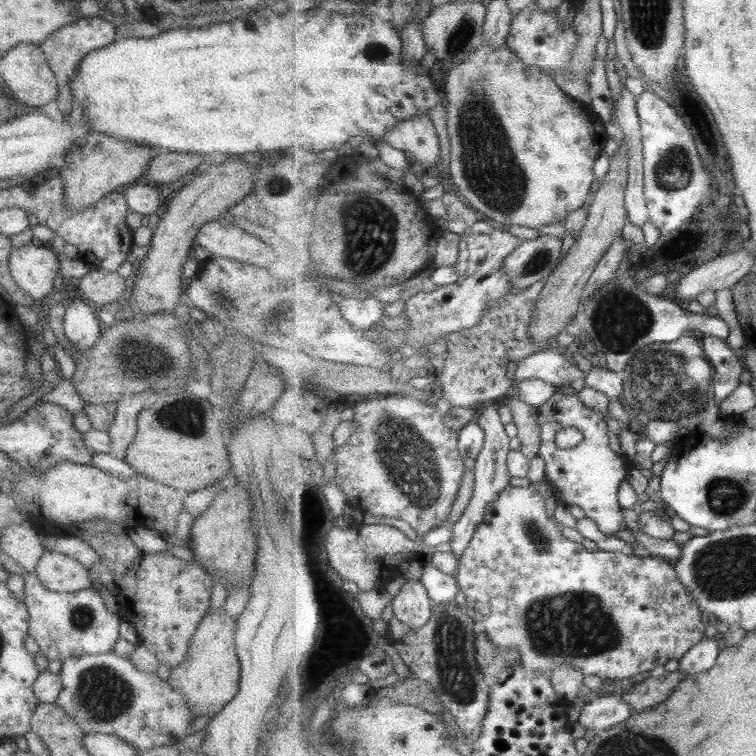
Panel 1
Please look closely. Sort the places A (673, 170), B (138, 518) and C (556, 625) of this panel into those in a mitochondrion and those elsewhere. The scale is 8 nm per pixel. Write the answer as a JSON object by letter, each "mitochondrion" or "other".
{"A":"mitochondrion","B":"other","C":"mitochondrion"}

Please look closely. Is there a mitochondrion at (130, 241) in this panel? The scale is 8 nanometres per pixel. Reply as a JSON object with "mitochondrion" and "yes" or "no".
{"mitochondrion":"no"}

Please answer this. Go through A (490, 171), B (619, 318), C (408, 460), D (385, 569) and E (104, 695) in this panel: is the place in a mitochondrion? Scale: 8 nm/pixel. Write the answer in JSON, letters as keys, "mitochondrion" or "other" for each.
{"A":"mitochondrion","B":"mitochondrion","C":"mitochondrion","D":"other","E":"mitochondrion"}

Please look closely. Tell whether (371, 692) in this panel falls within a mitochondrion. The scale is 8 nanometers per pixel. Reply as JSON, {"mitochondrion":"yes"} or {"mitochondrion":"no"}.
{"mitochondrion":"no"}

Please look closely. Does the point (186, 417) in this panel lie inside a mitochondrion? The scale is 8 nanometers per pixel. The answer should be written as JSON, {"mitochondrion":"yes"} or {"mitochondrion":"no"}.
{"mitochondrion":"yes"}

